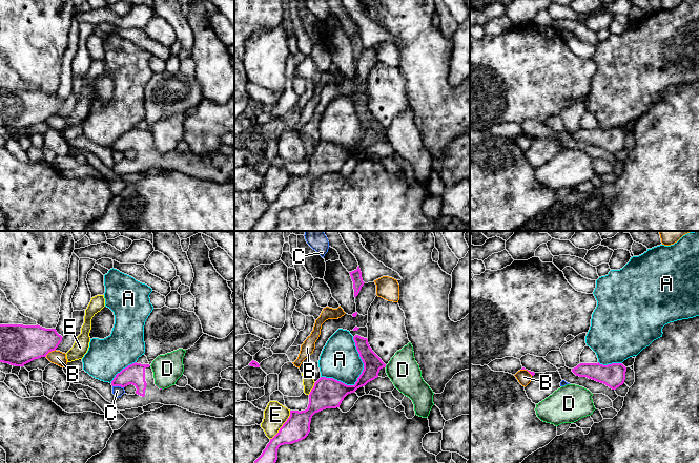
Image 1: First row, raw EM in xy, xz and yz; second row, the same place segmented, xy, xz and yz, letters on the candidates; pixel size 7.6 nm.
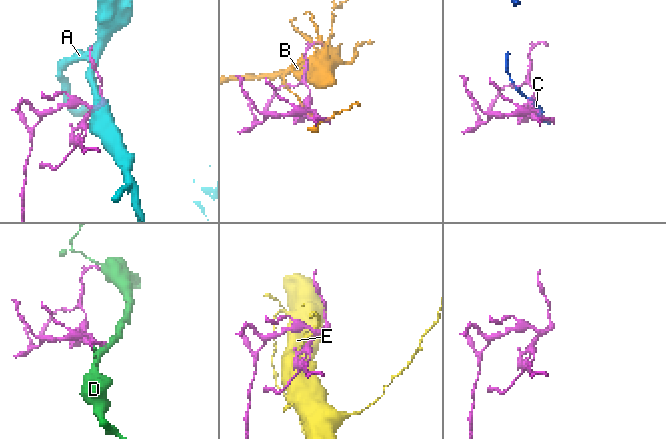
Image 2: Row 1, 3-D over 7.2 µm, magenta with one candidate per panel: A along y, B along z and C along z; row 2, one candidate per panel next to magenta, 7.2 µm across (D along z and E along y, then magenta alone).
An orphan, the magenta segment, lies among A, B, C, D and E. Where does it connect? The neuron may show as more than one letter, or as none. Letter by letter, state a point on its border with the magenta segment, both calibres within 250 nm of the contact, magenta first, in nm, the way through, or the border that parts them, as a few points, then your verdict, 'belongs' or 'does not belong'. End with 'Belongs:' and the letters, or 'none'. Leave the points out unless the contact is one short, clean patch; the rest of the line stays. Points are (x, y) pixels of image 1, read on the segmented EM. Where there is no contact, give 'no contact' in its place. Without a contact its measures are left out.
A: xz (358, 377) | 220/300 nm | does not belong
B: xy (49, 351) | 300/110 nm | does not belong
C: xy (118, 385) | 160/80 nm | does not belong
D: no contact | does not belong
E: xz (283, 425) | 200/180 nm | does not belong
Belongs: none

